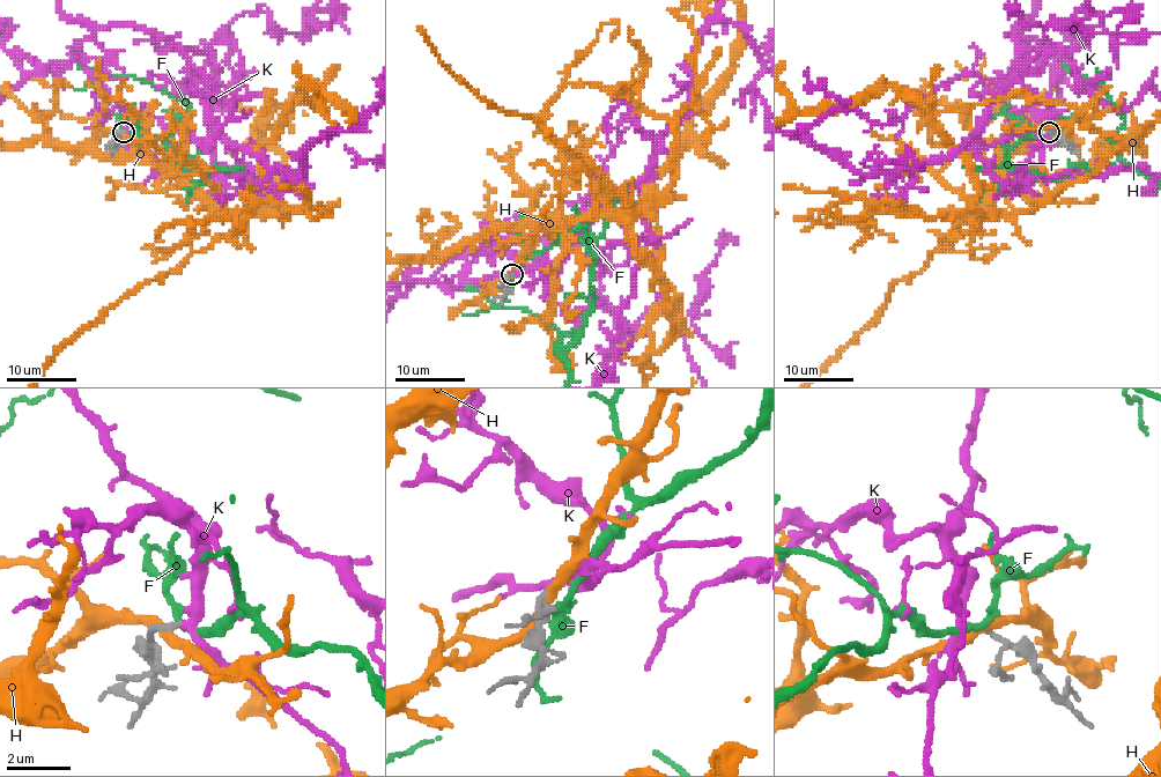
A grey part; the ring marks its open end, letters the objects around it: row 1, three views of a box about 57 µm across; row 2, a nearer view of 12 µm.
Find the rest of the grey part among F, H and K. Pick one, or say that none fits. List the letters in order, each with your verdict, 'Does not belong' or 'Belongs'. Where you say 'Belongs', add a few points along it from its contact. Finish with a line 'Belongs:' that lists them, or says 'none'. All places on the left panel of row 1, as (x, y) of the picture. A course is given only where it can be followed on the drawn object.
F: Does not belong
H: Does not belong
K: Belongs
Belongs: K

